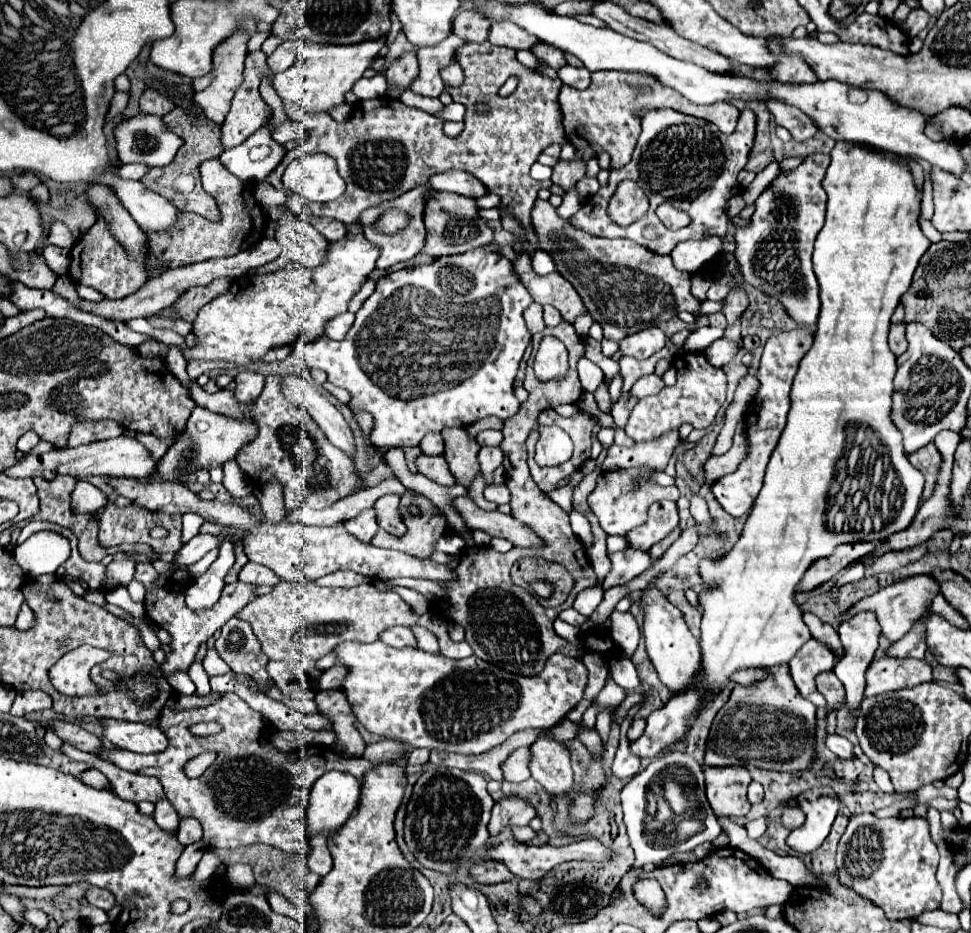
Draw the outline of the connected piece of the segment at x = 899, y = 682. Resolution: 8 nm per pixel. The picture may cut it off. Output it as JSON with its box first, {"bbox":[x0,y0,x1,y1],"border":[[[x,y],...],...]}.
{"bbox":[865,657,931,695],"border":[[[883,657],[873,661],[867,669],[867,687],[865,695],[881,695],[889,691],[911,689],[919,683],[931,681],[931,667],[927,661],[919,659],[897,659],[897,657]]]}

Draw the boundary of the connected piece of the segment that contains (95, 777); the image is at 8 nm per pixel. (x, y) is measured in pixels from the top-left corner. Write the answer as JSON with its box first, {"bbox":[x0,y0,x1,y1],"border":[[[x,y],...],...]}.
{"bbox":[79,769,109,789],"border":[[[87,769],[87,771],[83,771],[83,773],[79,775],[79,779],[81,779],[85,785],[91,785],[91,787],[95,787],[95,789],[103,789],[103,785],[109,783],[107,777],[105,777],[101,771],[97,771],[97,769]]]}

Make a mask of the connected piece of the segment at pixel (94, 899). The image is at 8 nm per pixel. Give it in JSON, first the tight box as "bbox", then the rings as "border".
{"bbox":[87,887,115,911],"border":[[[89,887],[87,889],[87,901],[93,903],[95,907],[105,909],[105,911],[111,911],[115,907],[115,895],[107,889],[101,889],[101,887]]]}

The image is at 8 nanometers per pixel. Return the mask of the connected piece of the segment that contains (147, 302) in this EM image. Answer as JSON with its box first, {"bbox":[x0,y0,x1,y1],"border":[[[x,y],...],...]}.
{"bbox":[51,237,281,323],"border":[[[263,237],[255,247],[247,249],[247,251],[241,251],[239,255],[233,255],[233,257],[227,257],[227,259],[211,259],[211,261],[203,261],[203,263],[193,263],[193,265],[169,269],[169,271],[165,271],[159,279],[147,281],[139,291],[135,291],[133,295],[129,295],[129,297],[125,297],[125,299],[119,299],[119,301],[101,301],[101,303],[85,301],[85,299],[81,299],[81,297],[77,295],[75,283],[73,283],[67,275],[59,277],[59,279],[55,281],[55,285],[53,285],[51,291],[53,291],[57,297],[67,299],[69,303],[73,303],[75,307],[79,307],[81,311],[87,311],[87,313],[93,313],[93,315],[97,313],[97,315],[103,315],[105,319],[117,323],[117,321],[125,321],[132,318],[147,318],[159,313],[159,311],[167,309],[167,307],[179,297],[179,293],[183,293],[183,289],[189,289],[189,287],[195,287],[195,285],[207,285],[207,283],[211,283],[211,281],[217,279],[217,277],[231,277],[231,279],[241,277],[241,275],[247,273],[249,269],[257,269],[257,267],[261,267],[261,265],[265,265],[265,263],[277,259],[279,255],[281,255],[279,243],[277,243],[273,237]]]}

